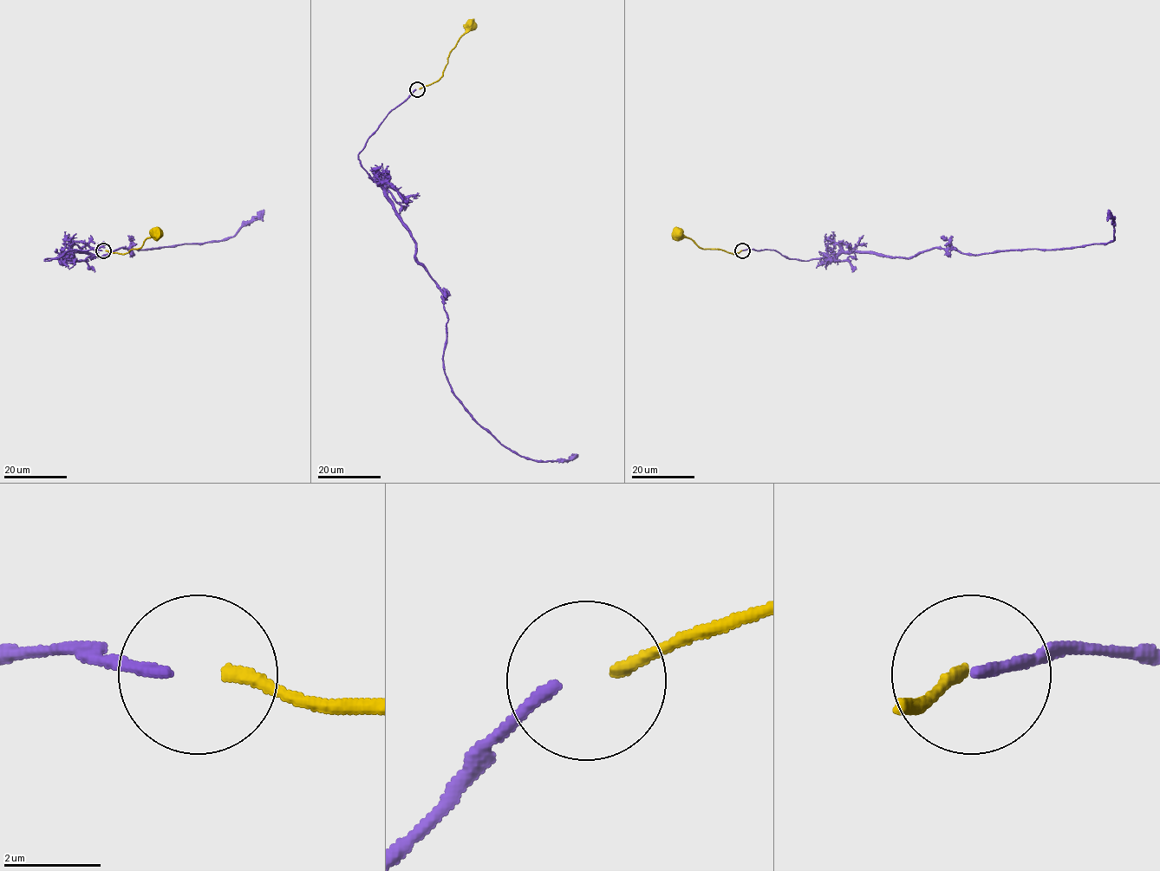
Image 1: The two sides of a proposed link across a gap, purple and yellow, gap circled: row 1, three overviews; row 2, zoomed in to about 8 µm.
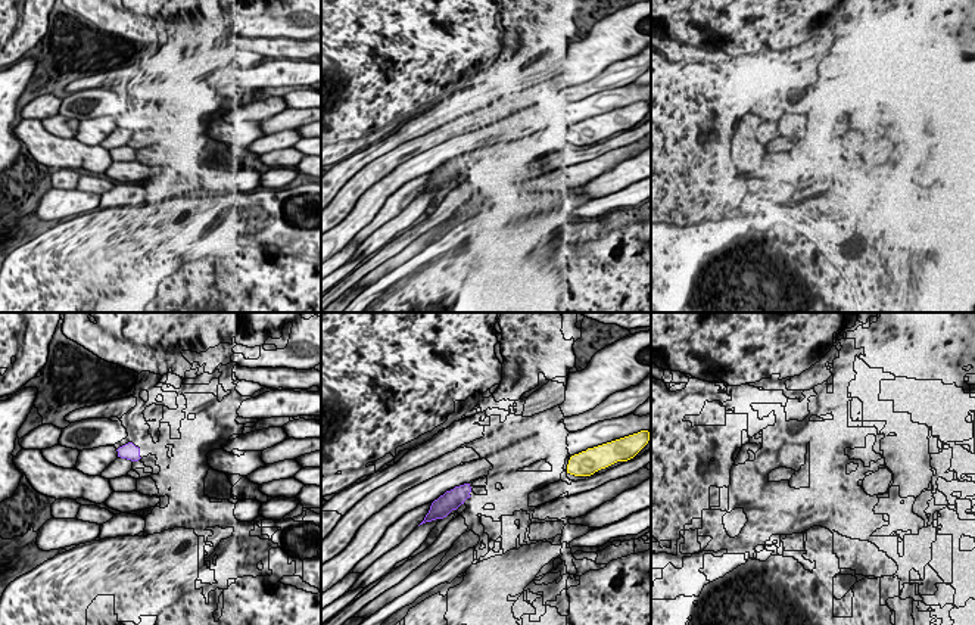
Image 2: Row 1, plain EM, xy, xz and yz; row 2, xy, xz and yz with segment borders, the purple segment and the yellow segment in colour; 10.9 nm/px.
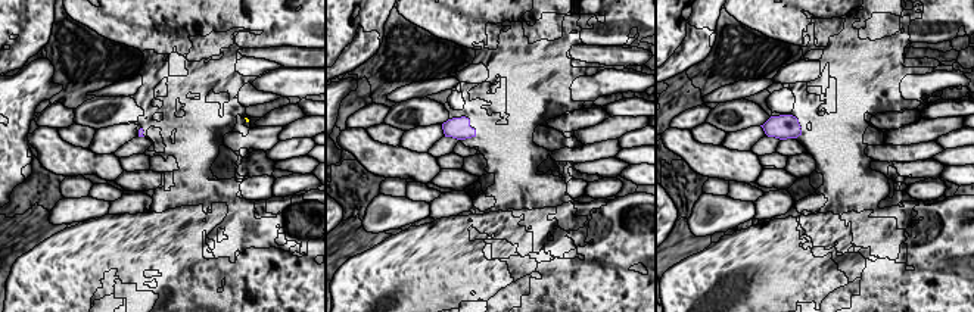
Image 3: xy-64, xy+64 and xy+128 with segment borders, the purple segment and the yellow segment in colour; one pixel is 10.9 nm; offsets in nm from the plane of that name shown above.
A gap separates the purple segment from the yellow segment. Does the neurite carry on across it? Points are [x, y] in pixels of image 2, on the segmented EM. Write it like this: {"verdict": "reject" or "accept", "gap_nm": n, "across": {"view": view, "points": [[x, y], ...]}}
{"verdict": "accept", "gap_nm": 1050, "across": {"view": "xz", "points": [[470, 487], [567, 472]]}}

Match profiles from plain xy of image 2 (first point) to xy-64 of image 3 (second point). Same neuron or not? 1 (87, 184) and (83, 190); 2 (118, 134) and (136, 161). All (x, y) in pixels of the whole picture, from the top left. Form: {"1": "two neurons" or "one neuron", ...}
{"1": "two neurons", "2": "two neurons"}

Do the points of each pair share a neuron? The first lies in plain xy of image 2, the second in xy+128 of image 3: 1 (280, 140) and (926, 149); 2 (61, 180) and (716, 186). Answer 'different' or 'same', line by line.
1: same
2: same

